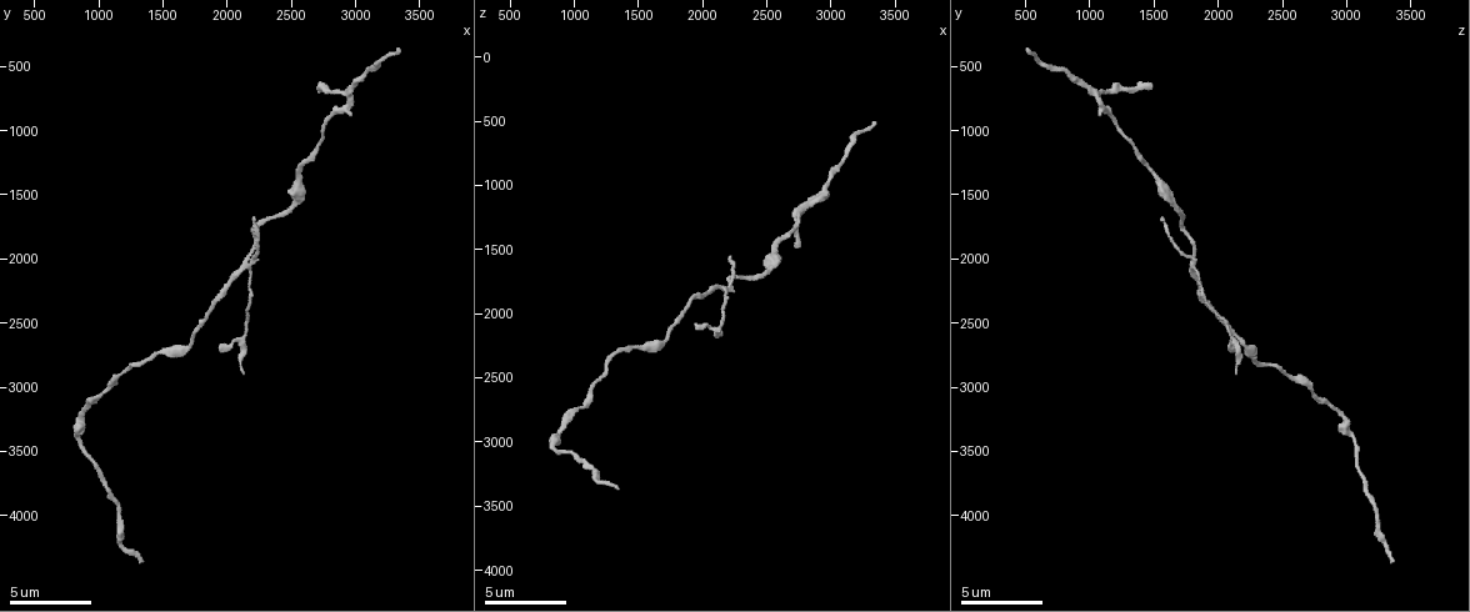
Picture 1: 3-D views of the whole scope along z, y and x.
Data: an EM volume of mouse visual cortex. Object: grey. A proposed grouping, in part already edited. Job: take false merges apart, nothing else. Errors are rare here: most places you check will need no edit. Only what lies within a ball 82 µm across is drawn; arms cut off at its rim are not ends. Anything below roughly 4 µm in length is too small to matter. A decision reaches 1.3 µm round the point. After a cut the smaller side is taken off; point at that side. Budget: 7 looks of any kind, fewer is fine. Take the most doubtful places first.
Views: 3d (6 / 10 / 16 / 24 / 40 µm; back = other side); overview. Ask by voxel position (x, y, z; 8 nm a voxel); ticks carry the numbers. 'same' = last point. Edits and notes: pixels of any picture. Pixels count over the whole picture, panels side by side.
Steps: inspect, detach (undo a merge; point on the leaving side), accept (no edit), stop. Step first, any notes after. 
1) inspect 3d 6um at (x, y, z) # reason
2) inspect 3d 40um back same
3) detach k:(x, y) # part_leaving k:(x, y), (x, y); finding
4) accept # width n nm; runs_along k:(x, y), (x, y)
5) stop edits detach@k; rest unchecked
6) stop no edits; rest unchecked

inspect 3d 6um at (2180, 2040, 1820) # small branch off a trunk

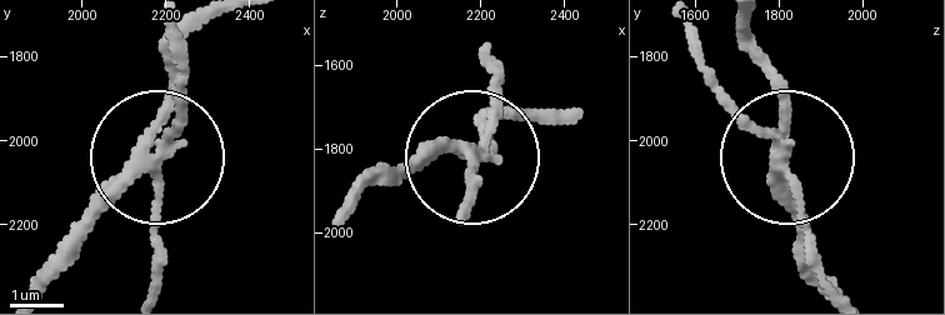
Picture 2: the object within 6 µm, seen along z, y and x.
inspect 3d 6um back at (2175, 2060, 1810) # other side

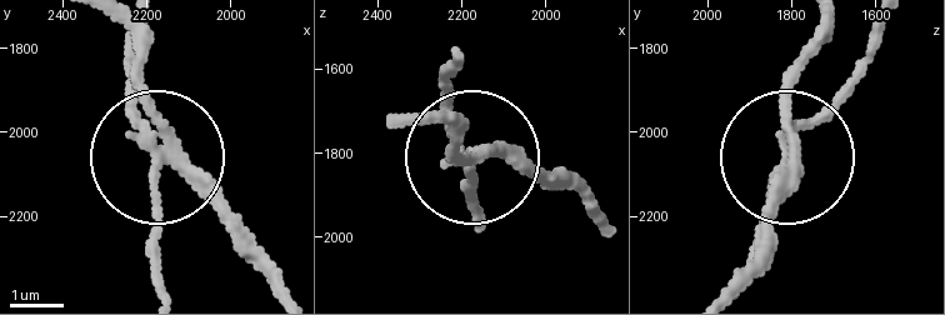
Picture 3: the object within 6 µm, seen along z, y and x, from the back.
detach 3:(455, 94) # width 220 nm; part_leaving 3:(150, 149), (159, 293); two neurons meet here

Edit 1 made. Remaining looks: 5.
inspect overview

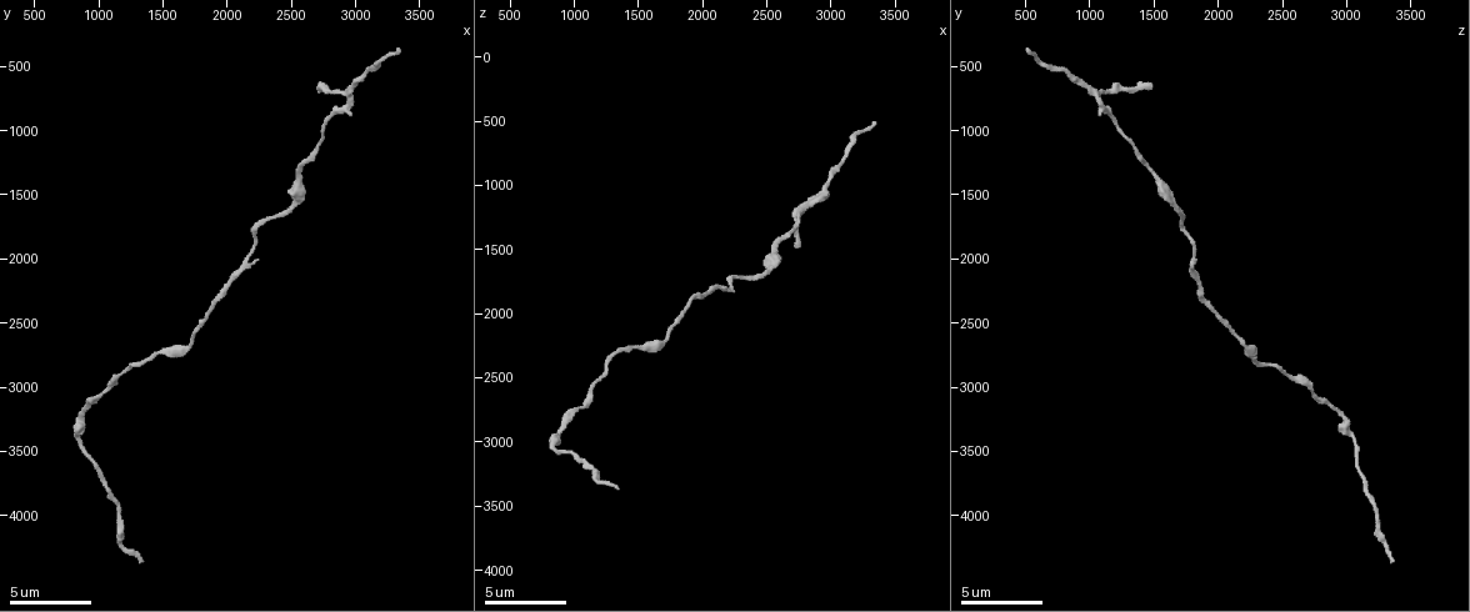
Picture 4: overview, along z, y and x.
inspect 3d 10um at (840, 3460, 3060) # calibre changes

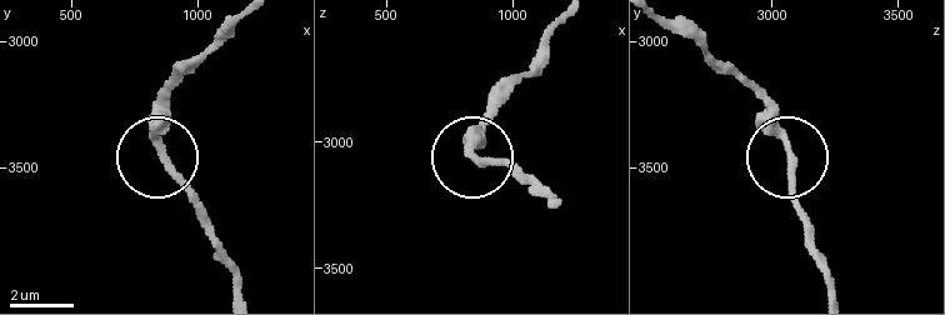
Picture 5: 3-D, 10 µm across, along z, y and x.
inspect 3d 10um back at (870, 3440, 3070)

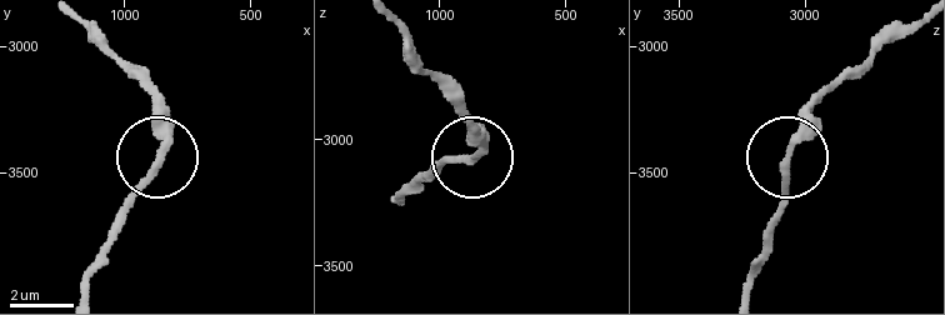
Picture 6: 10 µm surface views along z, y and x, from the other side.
accept # width 280 nm; all the same neuron

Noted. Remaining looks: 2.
inspect 3d 10um at (1440, 2760, 2260) # thick turns thin

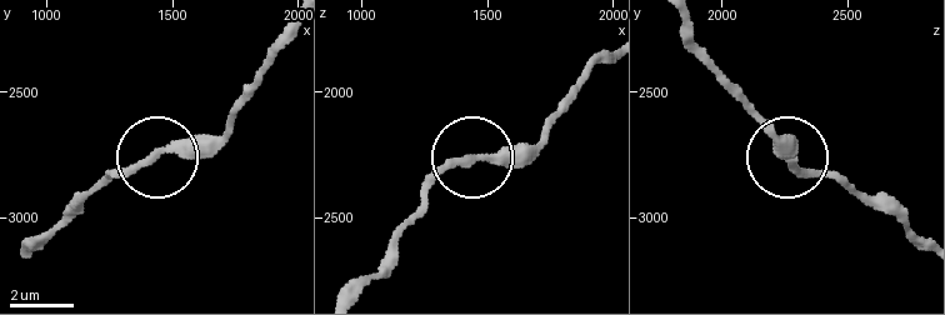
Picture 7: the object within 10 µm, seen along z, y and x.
accept # runs_along 7:(578, 83), (524, 148), (444, 169), (406, 223); one neuron here

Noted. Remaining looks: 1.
stop edits detach@3; rest unchecked

